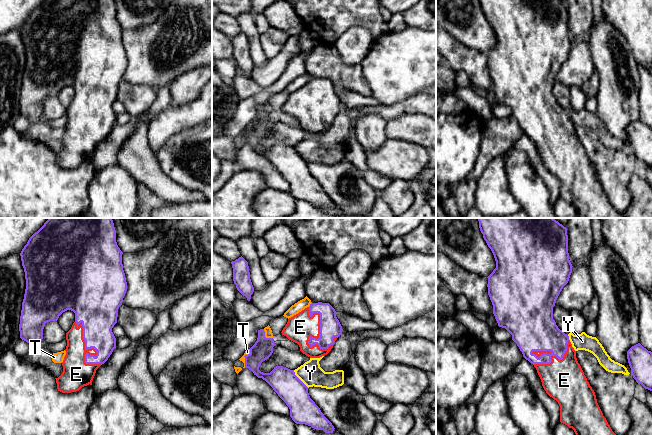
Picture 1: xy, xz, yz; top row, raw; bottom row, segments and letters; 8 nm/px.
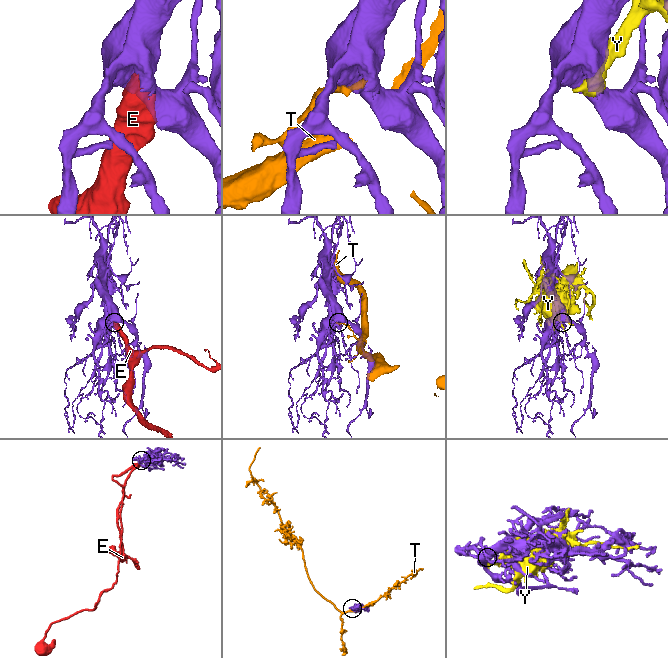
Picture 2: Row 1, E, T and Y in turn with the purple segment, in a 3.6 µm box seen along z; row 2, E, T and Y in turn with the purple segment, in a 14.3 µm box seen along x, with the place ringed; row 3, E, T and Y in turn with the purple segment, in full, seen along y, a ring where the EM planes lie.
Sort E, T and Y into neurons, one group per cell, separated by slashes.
E / T / Y

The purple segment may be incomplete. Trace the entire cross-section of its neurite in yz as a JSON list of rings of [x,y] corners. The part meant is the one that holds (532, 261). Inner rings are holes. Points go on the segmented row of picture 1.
[[[477,218],[479,221],[479,228],[483,234],[483,238],[486,241],[488,247],[491,249],[495,261],[496,268],[487,277],[488,278],[488,295],[493,305],[493,314],[498,323],[499,327],[505,328],[511,335],[512,340],[517,344],[523,357],[528,360],[537,370],[537,373],[541,379],[542,386],[546,393],[556,400],[560,406],[560,422],[572,428],[576,435],[616,435],[597,403],[596,395],[586,376],[577,361],[576,351],[572,347],[569,340],[569,336],[558,328],[555,320],[553,319],[553,307],[555,306],[556,300],[562,291],[563,287],[568,283],[570,275],[572,273],[572,264],[569,260],[568,253],[568,235],[567,228],[556,221],[554,218]]]

